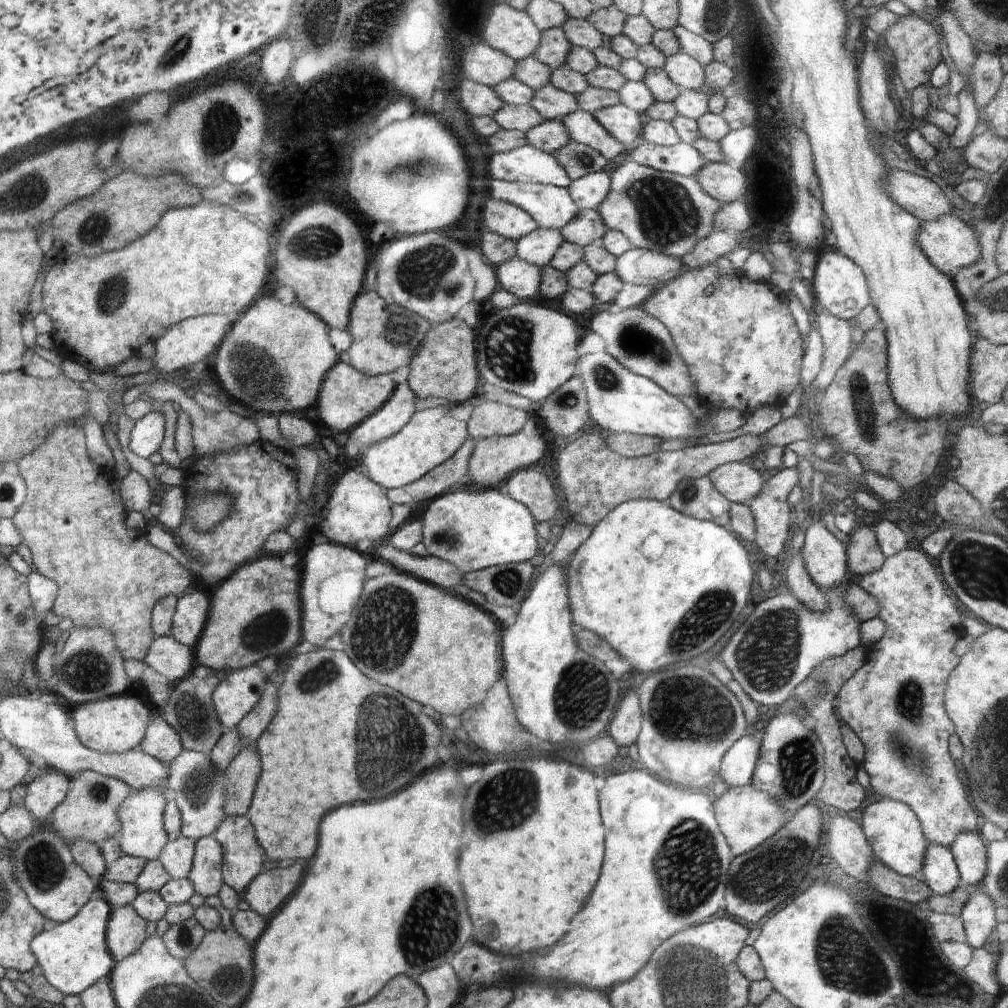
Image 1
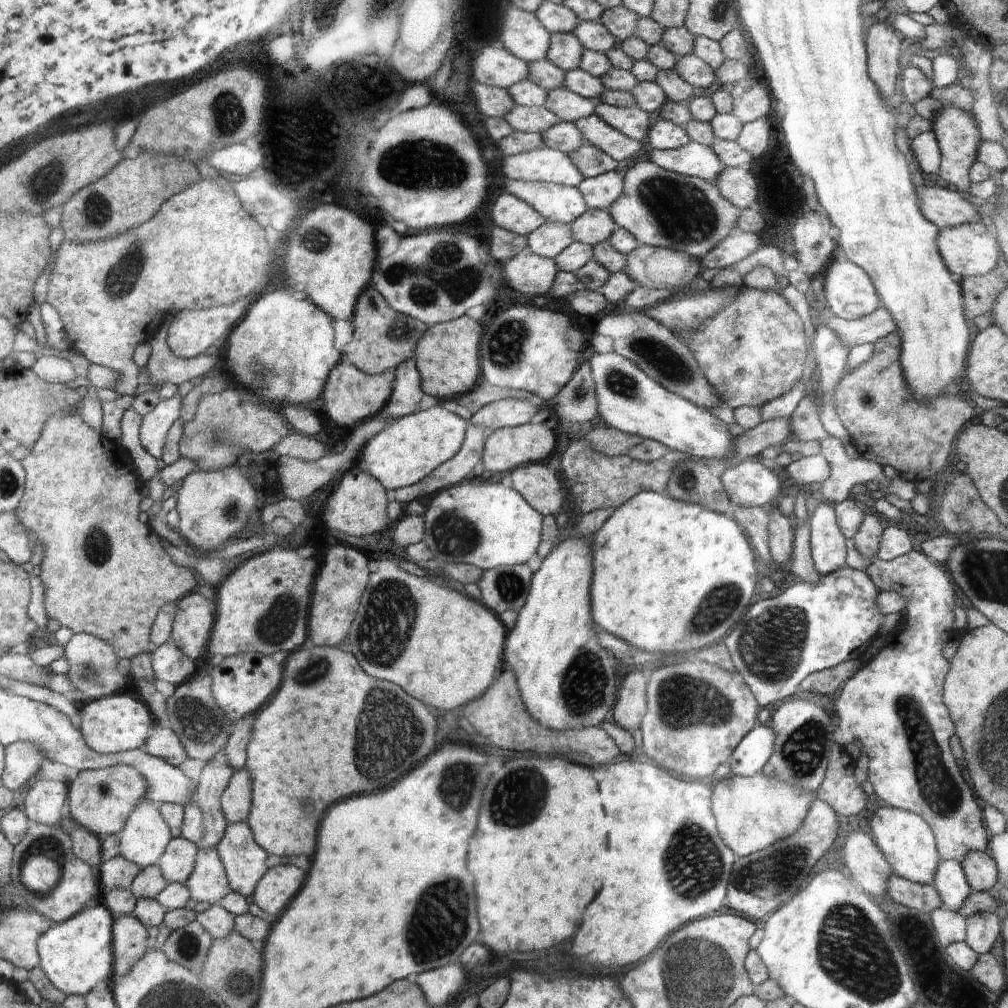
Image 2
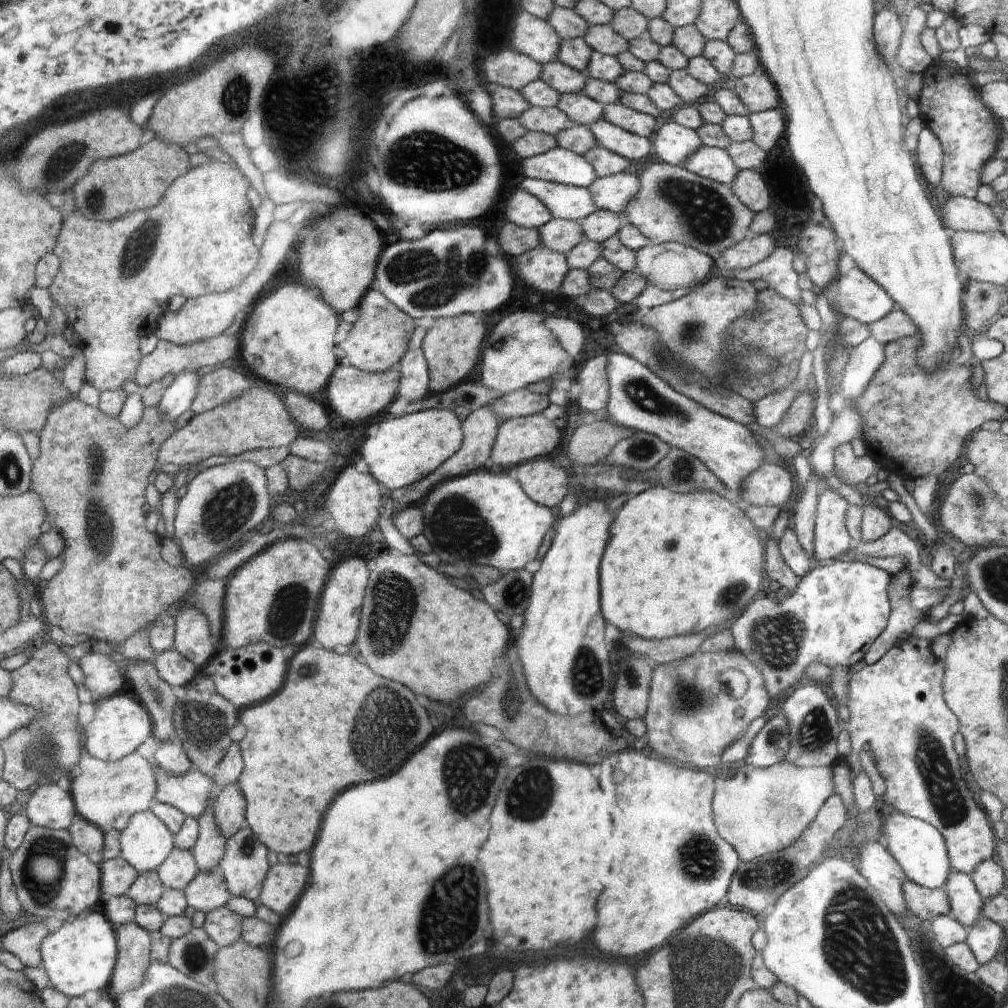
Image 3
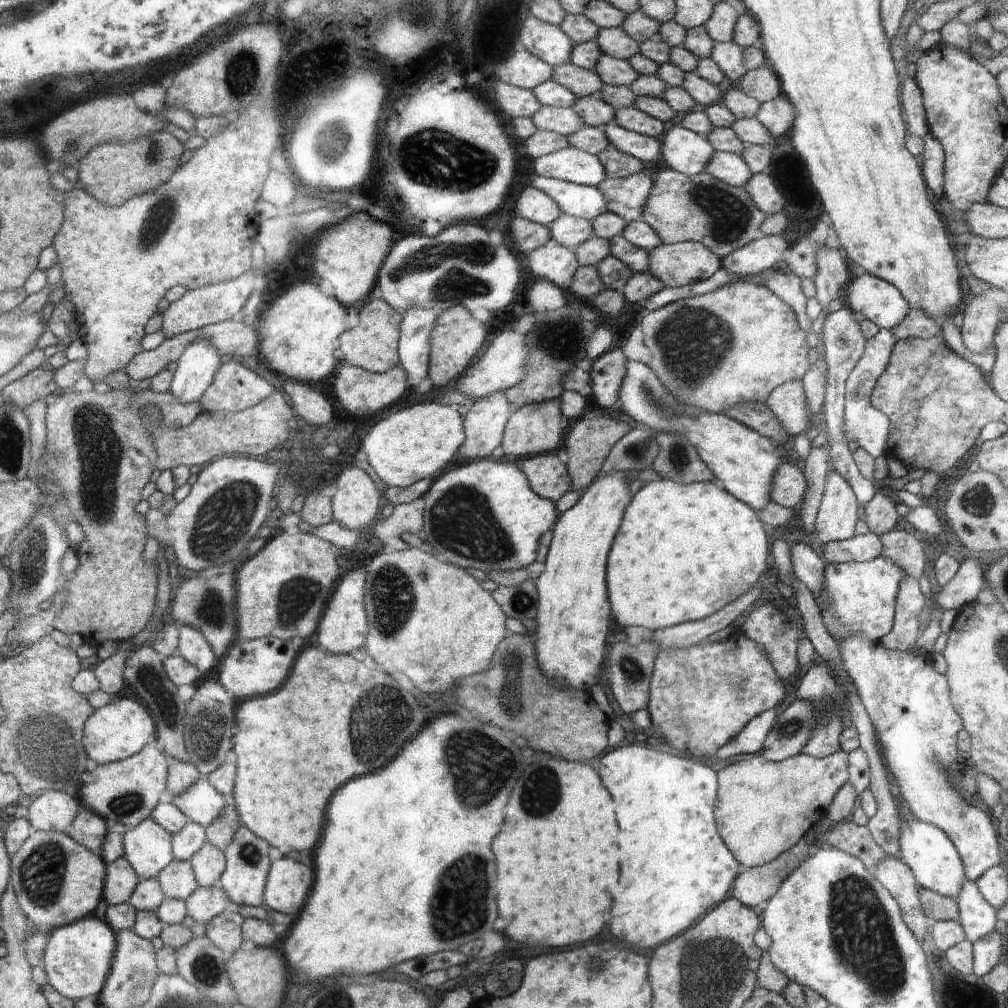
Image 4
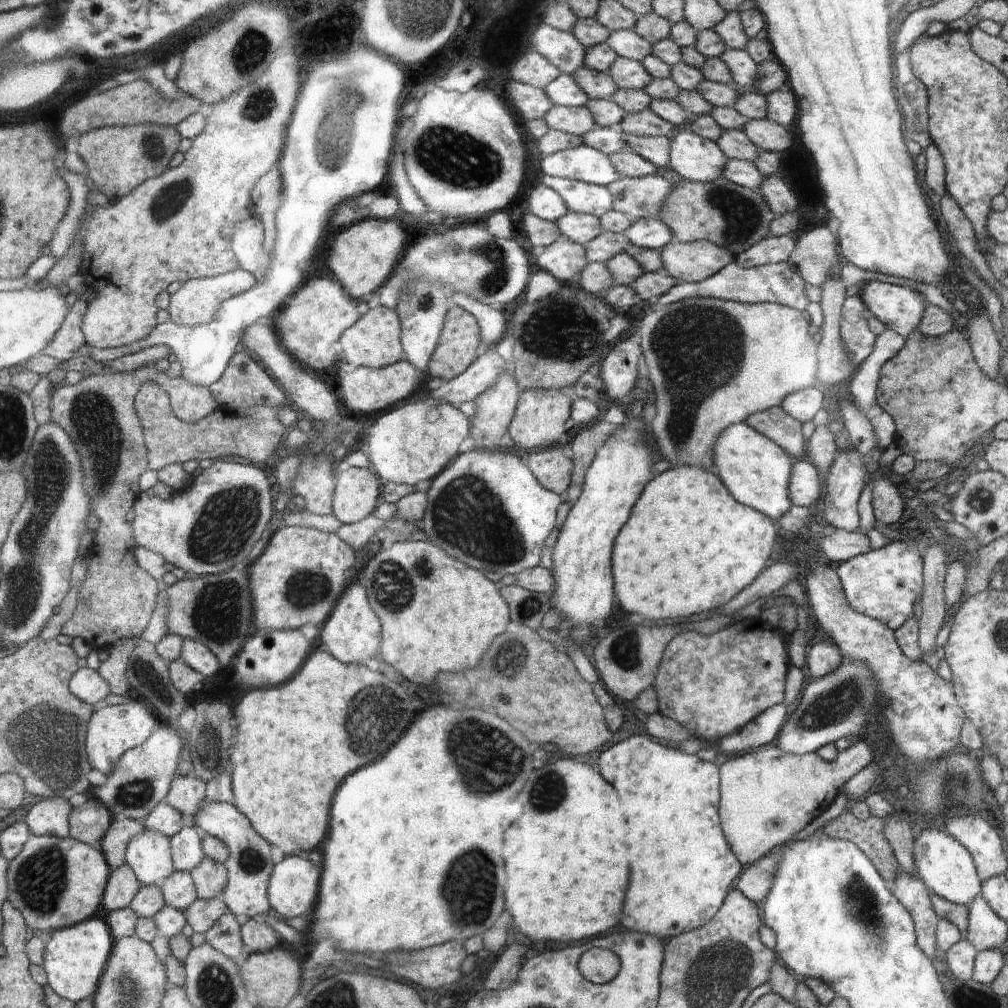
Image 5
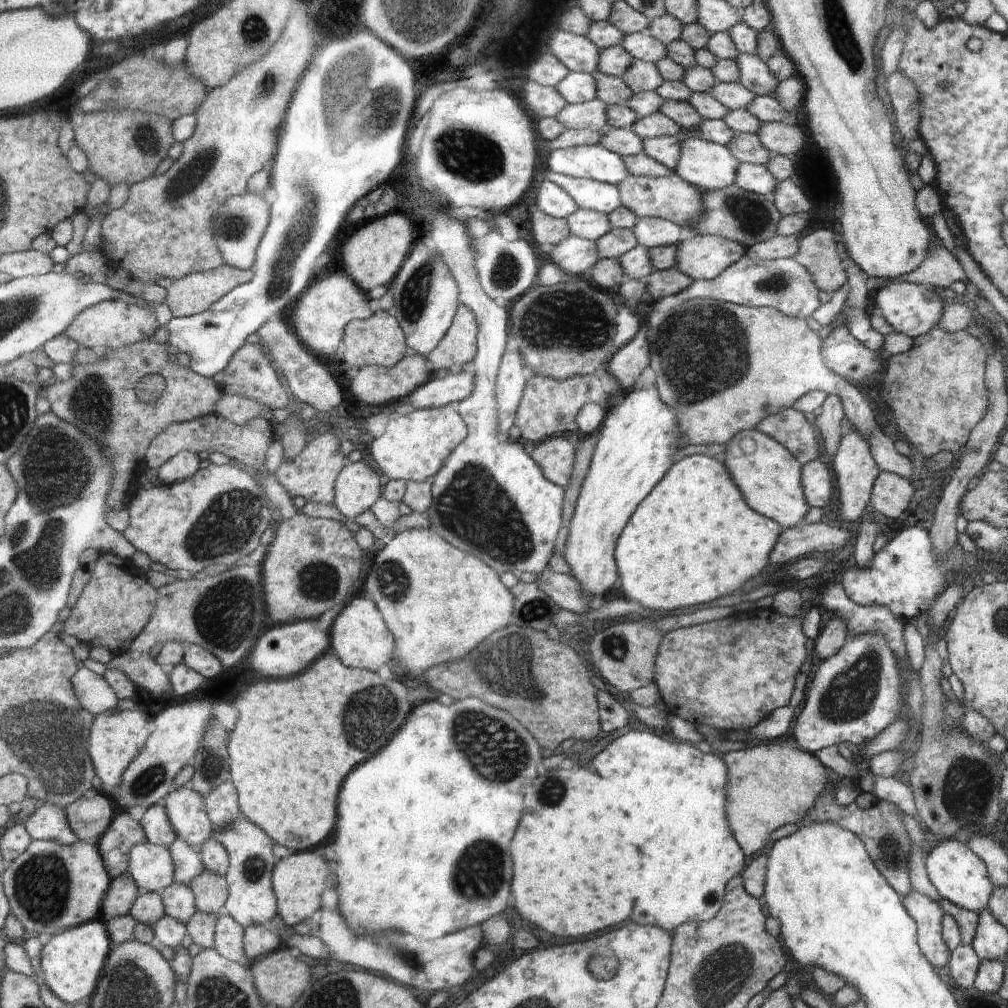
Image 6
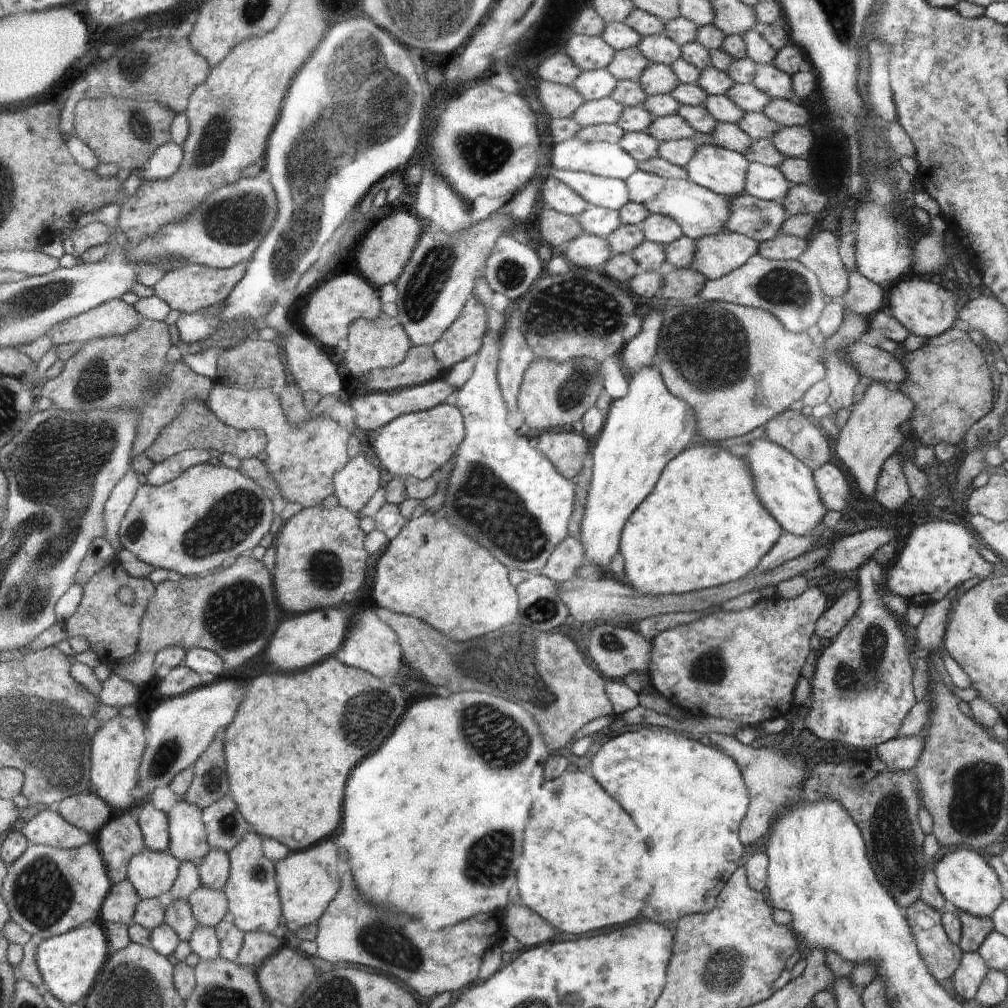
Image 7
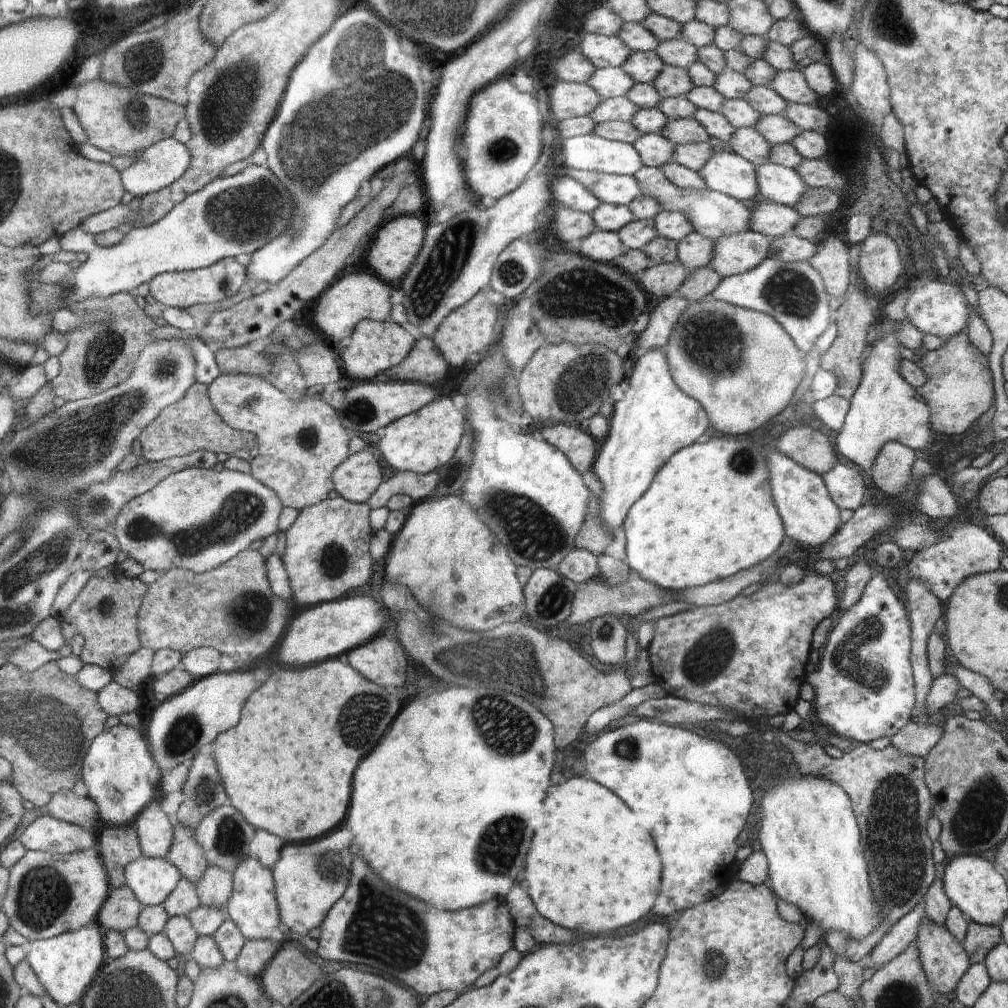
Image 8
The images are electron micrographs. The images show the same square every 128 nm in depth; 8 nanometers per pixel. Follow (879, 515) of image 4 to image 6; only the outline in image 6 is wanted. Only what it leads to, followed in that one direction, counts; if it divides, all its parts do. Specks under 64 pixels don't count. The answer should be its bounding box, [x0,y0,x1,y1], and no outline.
[870,471,914,518]

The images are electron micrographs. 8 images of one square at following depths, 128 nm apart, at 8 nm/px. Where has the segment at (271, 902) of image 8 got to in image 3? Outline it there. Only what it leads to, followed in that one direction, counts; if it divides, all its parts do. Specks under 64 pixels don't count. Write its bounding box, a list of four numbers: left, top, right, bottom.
[155,764,268,901]

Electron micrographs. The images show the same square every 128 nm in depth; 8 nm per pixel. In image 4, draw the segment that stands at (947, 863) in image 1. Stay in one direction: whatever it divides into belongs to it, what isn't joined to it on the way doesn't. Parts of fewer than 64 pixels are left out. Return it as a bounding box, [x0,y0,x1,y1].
[955,880,996,943]

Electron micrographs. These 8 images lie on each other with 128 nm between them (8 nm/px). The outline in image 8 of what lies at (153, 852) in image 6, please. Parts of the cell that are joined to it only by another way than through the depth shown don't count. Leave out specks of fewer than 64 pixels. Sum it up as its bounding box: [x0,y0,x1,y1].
[127,855,183,906]

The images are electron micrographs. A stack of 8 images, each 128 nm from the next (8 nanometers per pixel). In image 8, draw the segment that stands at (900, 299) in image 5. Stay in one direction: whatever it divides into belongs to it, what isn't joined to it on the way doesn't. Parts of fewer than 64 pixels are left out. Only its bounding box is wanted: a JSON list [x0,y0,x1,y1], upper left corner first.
[904,279,969,340]

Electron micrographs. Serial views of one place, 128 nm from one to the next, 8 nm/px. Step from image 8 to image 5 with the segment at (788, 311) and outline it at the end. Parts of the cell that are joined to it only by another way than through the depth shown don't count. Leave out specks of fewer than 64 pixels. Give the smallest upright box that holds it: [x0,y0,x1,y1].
[656,261,810,310]

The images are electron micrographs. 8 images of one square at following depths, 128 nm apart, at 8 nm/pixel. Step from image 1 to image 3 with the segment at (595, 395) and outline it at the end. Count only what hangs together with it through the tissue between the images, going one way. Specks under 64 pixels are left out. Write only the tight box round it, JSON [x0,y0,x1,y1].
[607,351,764,494]

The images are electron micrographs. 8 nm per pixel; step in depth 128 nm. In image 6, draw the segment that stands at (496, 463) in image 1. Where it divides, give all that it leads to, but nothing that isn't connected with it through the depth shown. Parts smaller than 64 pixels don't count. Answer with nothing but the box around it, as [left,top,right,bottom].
[516,375,588,445]

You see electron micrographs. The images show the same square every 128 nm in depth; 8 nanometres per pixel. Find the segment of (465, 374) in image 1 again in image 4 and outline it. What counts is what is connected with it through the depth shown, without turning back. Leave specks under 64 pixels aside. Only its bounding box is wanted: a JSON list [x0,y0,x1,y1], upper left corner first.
[429,304,486,392]

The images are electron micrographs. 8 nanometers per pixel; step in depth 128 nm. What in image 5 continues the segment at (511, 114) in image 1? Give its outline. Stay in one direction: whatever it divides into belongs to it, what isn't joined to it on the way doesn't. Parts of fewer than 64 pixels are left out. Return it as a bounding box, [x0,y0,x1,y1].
[542,105,596,136]

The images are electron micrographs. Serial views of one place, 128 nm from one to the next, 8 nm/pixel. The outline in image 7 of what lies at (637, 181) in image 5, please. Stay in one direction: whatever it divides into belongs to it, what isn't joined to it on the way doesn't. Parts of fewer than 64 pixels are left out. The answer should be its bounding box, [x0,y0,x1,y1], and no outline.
[625,169,732,241]

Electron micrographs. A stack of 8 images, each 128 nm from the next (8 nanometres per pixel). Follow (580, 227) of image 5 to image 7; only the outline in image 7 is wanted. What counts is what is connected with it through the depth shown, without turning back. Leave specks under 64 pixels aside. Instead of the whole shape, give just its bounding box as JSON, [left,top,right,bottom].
[578,205,622,238]

